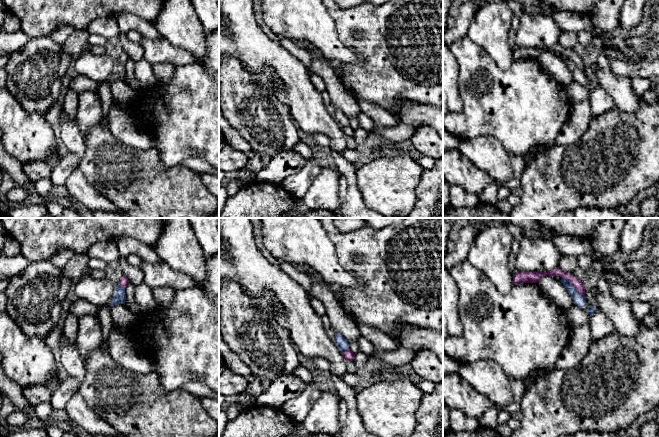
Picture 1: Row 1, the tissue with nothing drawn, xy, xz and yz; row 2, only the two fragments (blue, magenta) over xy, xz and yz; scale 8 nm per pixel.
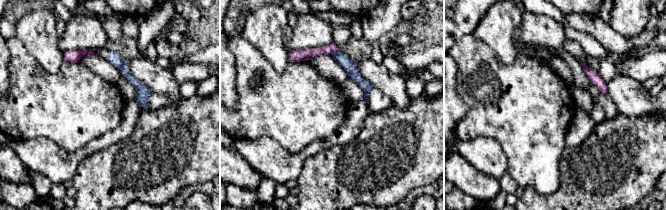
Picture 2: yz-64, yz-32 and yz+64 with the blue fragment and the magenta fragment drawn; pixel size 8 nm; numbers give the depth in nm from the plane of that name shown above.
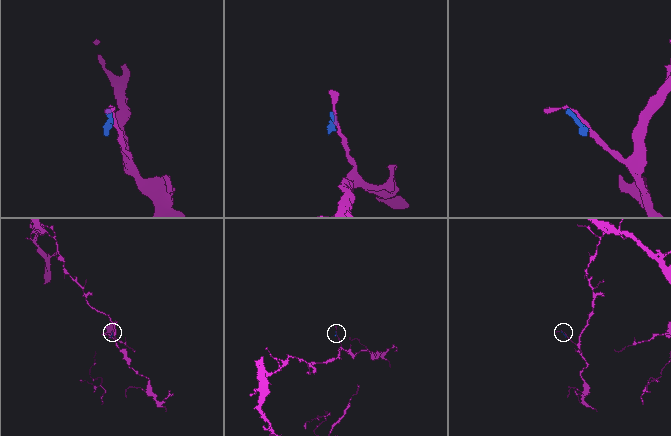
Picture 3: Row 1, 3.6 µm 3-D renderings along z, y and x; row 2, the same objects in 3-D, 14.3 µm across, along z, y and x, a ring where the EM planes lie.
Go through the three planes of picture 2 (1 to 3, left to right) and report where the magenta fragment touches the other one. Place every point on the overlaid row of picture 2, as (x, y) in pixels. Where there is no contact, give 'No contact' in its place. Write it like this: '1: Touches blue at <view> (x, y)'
1: No contact
2: Touches blue at yz-32 (336, 51)
3: No contact

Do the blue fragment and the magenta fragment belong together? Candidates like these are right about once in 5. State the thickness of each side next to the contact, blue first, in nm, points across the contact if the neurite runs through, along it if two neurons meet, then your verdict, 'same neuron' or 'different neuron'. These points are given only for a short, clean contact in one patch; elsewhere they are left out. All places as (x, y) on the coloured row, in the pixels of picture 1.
calibres 100 and 70 nm; border yz (561, 277), (565, 278), (584, 296); different neuron

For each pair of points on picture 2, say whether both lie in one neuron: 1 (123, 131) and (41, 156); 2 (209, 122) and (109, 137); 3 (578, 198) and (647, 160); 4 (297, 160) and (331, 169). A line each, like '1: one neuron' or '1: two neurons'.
1: one neuron
2: two neurons
3: one neuron
4: two neurons

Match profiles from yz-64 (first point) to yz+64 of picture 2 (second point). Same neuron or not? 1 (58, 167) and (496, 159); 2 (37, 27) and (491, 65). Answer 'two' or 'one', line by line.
1: one
2: two

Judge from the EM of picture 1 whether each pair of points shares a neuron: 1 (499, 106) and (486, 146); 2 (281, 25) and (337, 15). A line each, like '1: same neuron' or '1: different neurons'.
1: different neurons
2: different neurons

